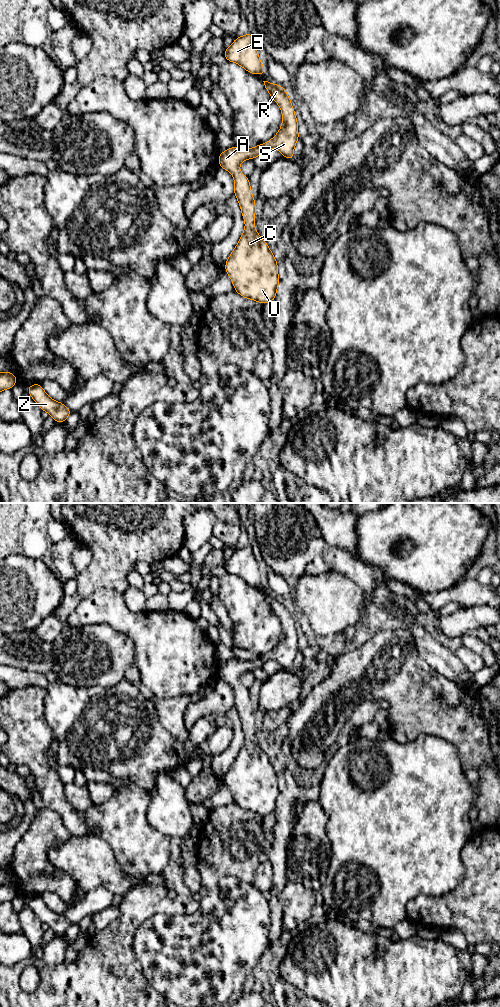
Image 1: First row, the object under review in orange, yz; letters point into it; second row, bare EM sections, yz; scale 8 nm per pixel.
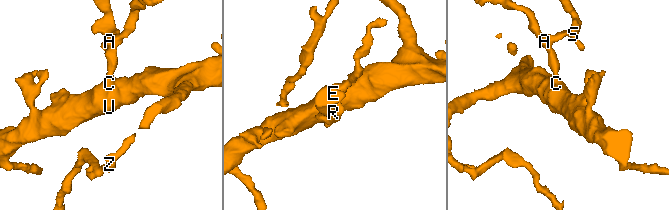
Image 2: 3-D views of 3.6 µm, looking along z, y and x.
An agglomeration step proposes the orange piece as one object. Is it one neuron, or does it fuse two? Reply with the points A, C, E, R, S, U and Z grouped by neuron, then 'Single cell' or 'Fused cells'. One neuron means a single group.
Groups: A C E R S U Z. Single cell

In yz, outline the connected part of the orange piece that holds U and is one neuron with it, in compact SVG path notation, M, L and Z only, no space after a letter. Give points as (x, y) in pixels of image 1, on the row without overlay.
M263 593L271 610L282 625L282 637L268 654L254 660L230 659L219 666L219 679L229 683L234 690L236 708L243 731L244 744L225 775L234 802L246 811L266 816L275 812L280 791L278 777L268 756L255 741L256 717L248 689L242 686L240 676L262 668L268 660L277 661L283 669L293 672L294 659L299 651L298 633L291 611L284 599Z

